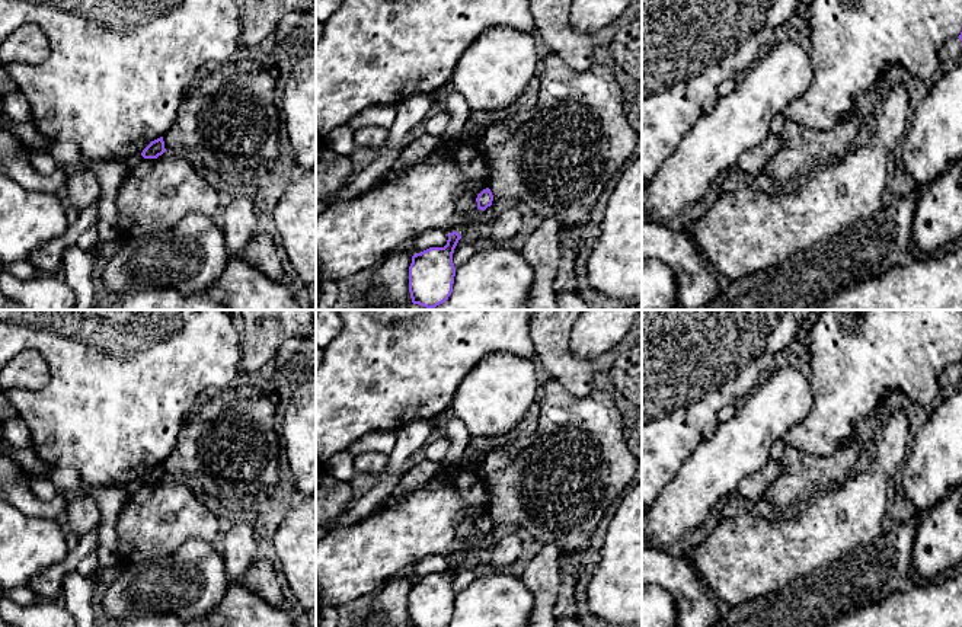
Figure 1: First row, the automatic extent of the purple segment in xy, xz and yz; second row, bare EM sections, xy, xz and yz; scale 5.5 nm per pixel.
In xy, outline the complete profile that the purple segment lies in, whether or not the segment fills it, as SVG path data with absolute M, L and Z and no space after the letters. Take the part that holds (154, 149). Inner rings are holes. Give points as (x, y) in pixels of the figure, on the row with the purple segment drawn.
M163 137L151 141L141 153L144 159L157 159L166 151Z

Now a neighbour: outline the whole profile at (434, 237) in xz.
M431 228L424 231L419 237L416 237L408 246L408 252L413 256L429 247L444 247L447 244L447 240L448 240L448 234L444 230Z

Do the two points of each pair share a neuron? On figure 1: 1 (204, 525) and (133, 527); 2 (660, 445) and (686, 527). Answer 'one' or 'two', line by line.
1: one
2: two

